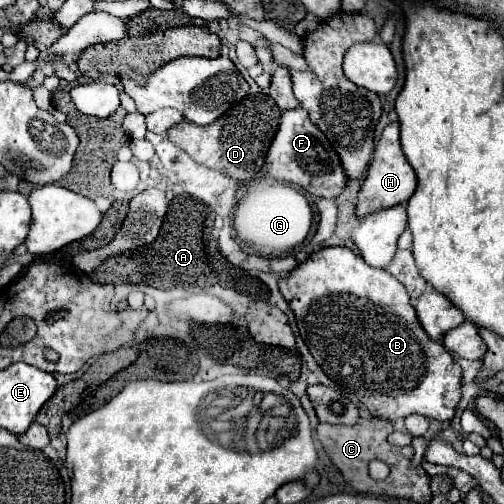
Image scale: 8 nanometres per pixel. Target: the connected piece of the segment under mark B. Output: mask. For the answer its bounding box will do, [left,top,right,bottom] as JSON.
[278,247,462,421]

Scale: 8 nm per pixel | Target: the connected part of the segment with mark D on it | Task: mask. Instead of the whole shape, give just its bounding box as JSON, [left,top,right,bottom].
[168,93,280,181]

